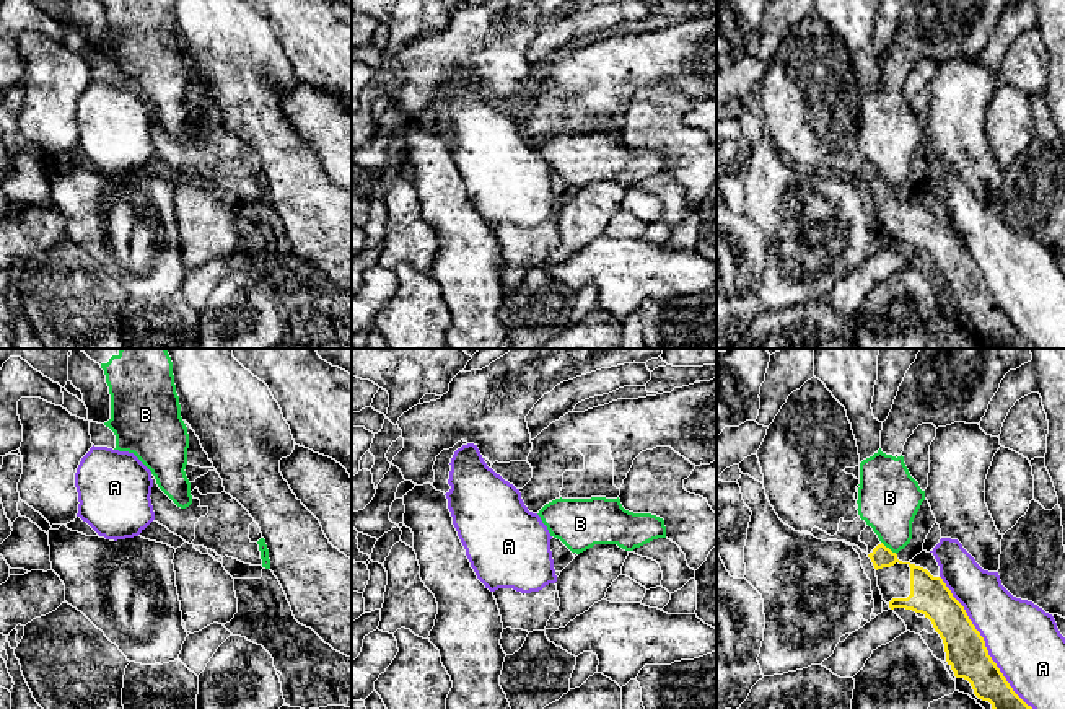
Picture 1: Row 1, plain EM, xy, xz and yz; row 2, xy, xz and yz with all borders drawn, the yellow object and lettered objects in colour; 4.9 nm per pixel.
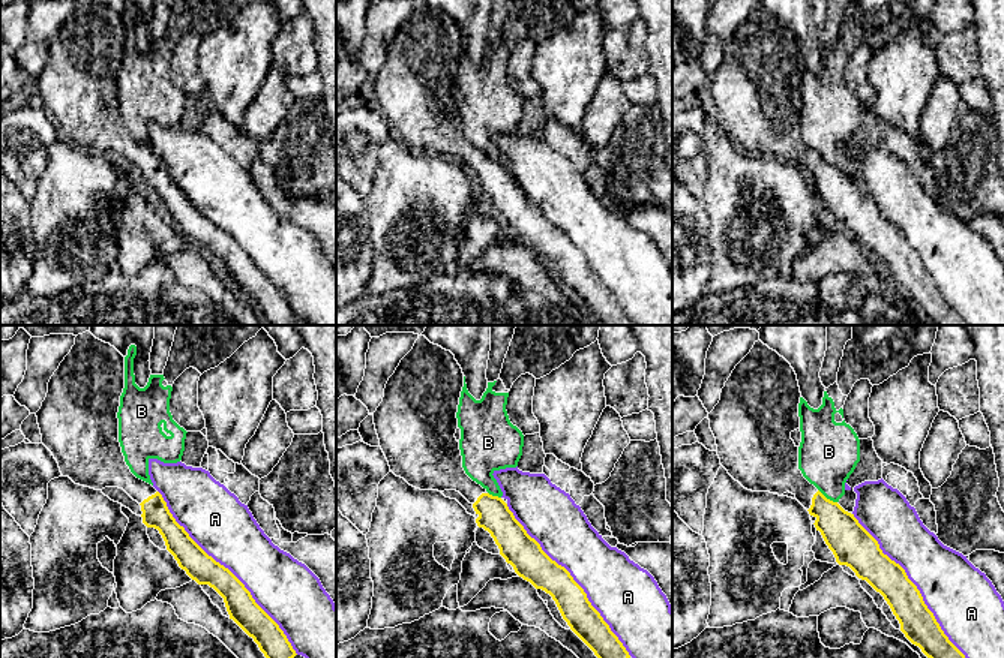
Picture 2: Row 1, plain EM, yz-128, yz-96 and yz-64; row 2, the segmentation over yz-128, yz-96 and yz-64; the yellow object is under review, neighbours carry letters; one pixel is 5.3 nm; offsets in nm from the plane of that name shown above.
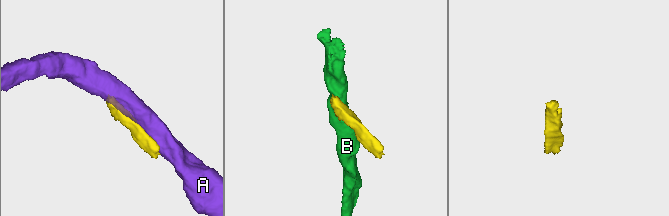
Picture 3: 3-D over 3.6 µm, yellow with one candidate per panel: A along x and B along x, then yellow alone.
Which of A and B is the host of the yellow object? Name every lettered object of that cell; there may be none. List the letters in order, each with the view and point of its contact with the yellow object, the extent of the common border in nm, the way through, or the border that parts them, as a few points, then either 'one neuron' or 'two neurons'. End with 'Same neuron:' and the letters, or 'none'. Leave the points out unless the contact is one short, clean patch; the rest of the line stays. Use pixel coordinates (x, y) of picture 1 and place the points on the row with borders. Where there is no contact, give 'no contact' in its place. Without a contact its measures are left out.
A: meets yellow in yz at (984, 642); contact 800 nm long; two neurons
B: meets yellow in yz at (888, 548); contact 100 nm long; border along yz (881, 541), (896, 554); two neurons
Same neuron: none

